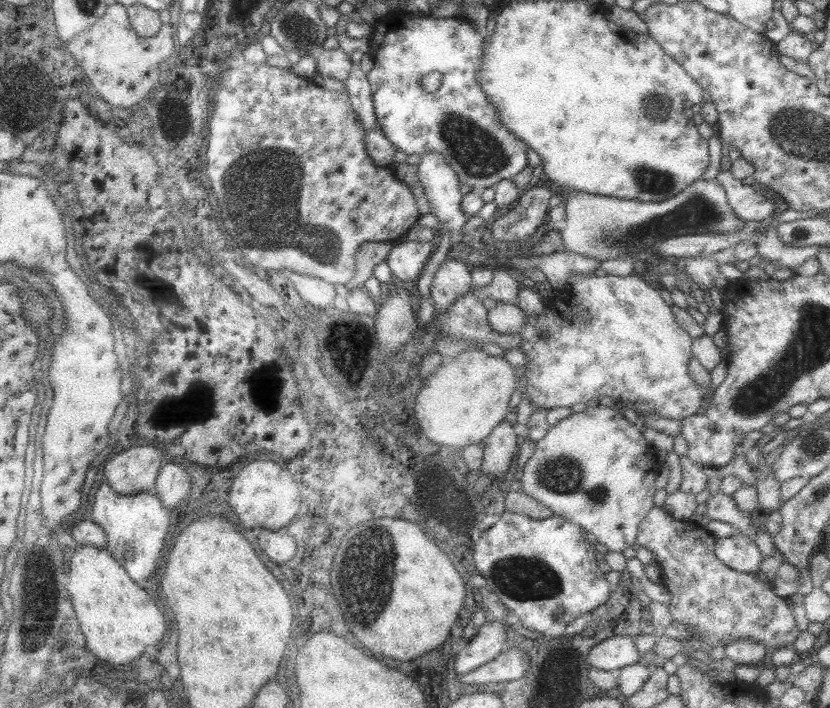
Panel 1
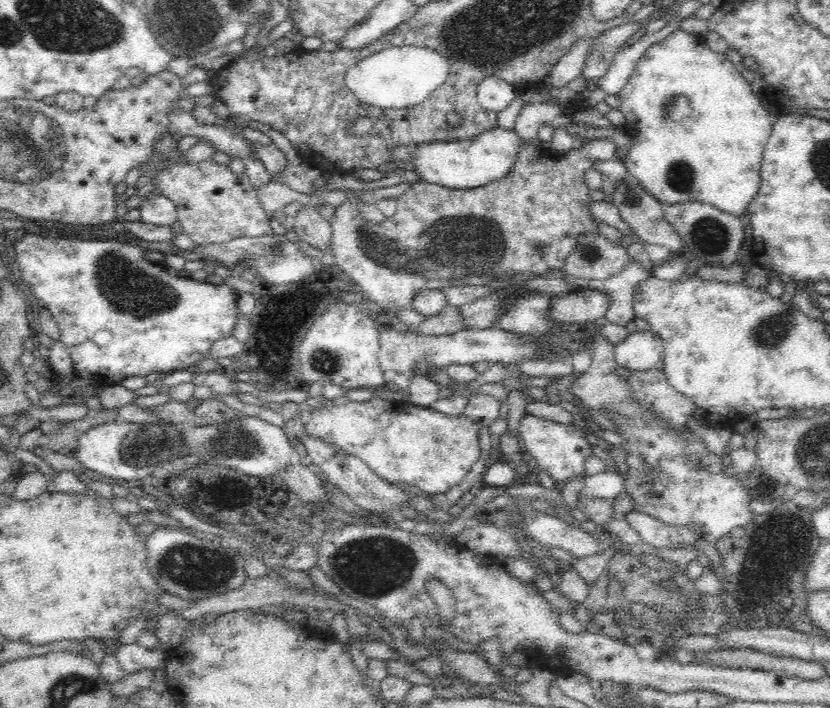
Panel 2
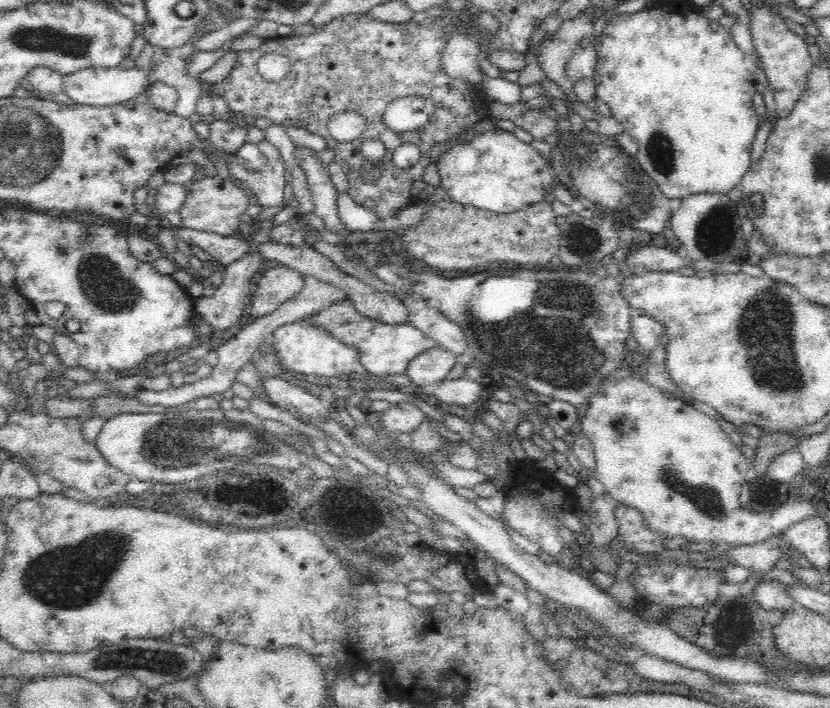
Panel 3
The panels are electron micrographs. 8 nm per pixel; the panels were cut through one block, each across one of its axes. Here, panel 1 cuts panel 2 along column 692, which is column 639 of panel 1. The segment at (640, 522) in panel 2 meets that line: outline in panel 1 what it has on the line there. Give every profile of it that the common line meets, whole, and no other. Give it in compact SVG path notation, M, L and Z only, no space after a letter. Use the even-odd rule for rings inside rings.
M652 507L642 520L636 543L646 547L654 555L662 571L663 585L669 590L671 599L669 613L674 621L684 624L691 632L693 642L706 642L712 648L726 646L735 640L749 638L759 642L768 650L778 650L793 644L801 633L792 614L789 600L779 597L772 590L773 584L762 581L756 575L736 572L720 562L715 555L715 539L703 527L691 520L675 520L663 507Z

